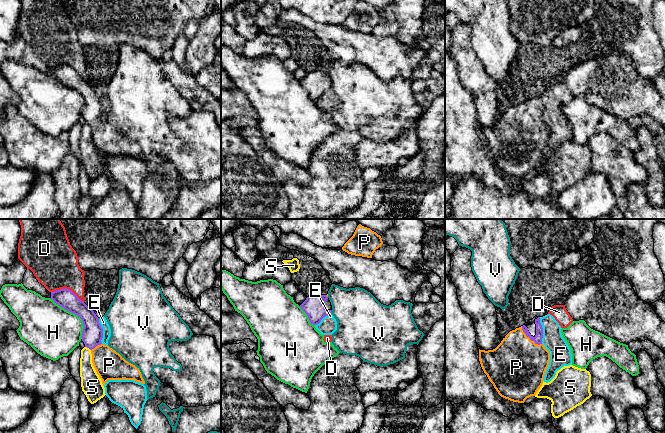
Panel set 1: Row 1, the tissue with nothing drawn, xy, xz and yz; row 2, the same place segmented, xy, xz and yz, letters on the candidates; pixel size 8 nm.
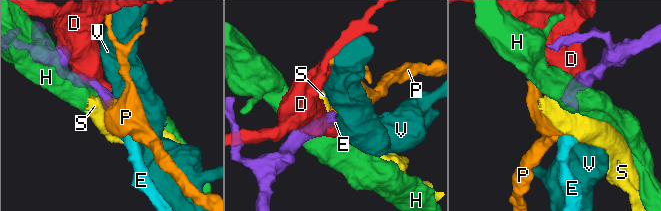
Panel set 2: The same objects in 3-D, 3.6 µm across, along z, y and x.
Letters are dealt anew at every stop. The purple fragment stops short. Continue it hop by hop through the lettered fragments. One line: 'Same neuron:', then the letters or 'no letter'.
Same neuron: P

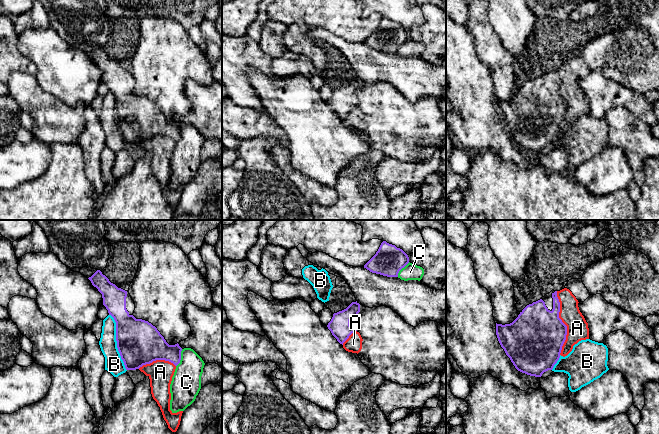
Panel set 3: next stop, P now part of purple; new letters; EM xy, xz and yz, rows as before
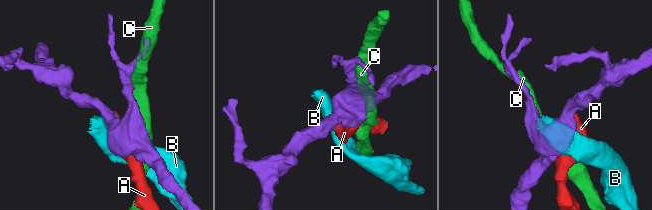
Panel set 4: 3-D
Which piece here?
Same neuron: no letter

